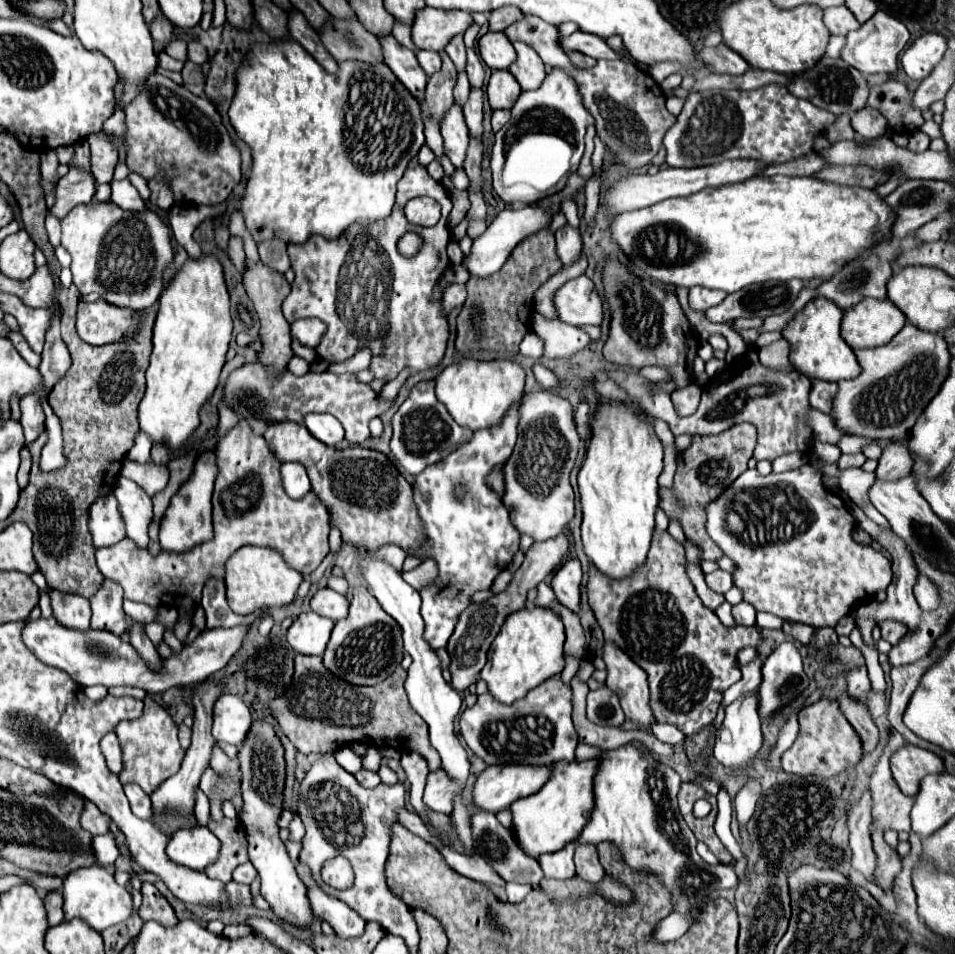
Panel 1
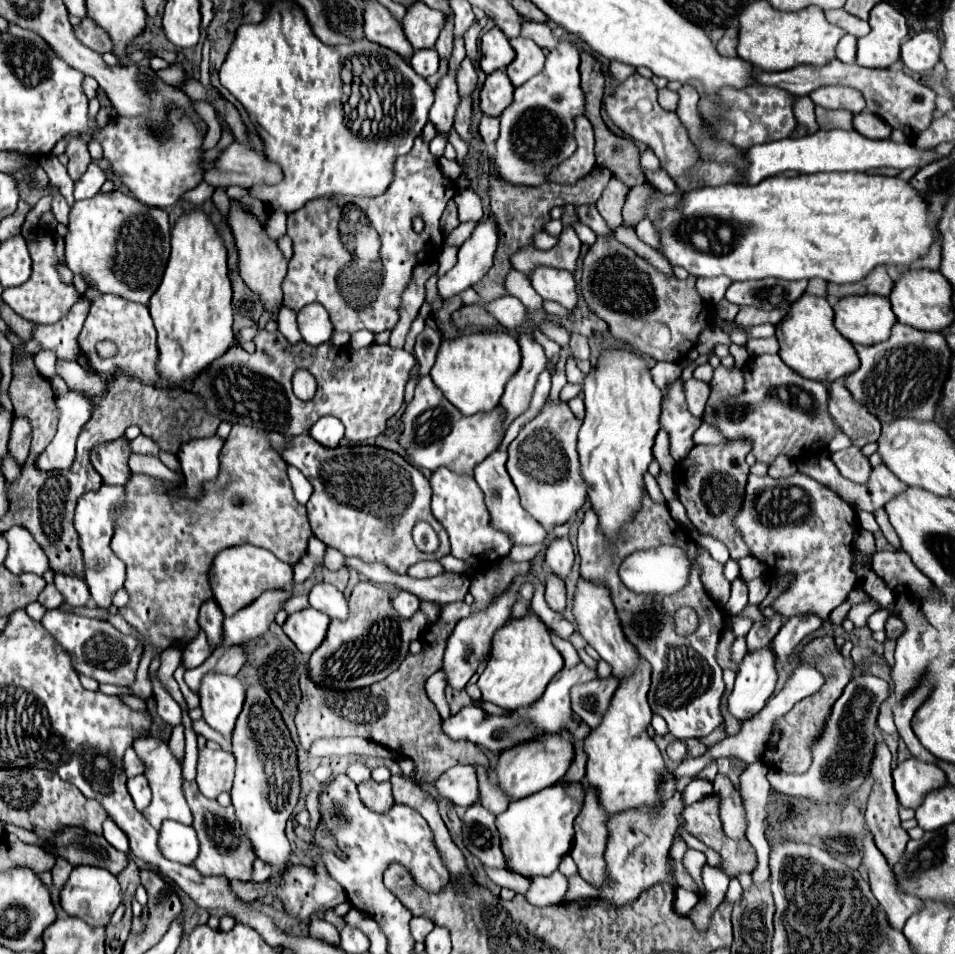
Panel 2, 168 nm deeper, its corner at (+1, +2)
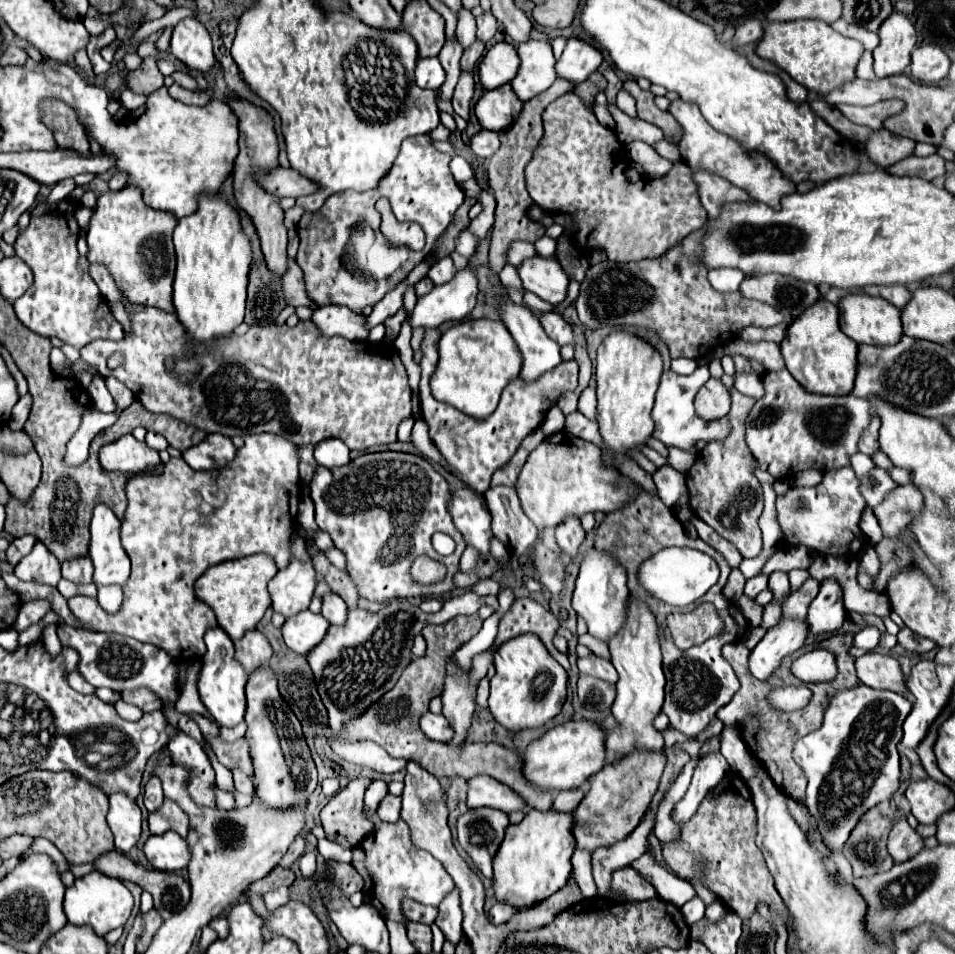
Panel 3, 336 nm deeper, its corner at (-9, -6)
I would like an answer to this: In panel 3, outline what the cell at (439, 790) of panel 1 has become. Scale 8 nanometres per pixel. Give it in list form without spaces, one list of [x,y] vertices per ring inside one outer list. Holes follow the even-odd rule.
[[[474,776],[470,778],[468,788],[468,808],[500,808],[502,812],[510,814],[512,810],[524,810],[526,802],[514,794],[506,784],[490,778],[490,776]]]

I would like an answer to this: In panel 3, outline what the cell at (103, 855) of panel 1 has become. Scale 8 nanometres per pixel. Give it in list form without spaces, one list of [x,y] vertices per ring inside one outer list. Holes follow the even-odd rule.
[[[126,792],[110,794],[110,810],[108,810],[108,826],[114,834],[116,848],[122,852],[130,852],[130,848],[140,838],[142,826],[142,812]]]

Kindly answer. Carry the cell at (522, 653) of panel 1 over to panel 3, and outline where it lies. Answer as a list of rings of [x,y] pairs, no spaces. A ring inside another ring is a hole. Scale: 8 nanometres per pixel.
[[[530,634],[506,640],[494,654],[496,674],[490,680],[488,708],[494,720],[508,732],[520,732],[526,728],[540,728],[556,714],[560,714],[566,700],[566,670],[546,652],[546,646]]]

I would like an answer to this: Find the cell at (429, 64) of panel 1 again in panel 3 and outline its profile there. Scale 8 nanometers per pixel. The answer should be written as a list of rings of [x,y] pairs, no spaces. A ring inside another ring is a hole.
[[[420,58],[416,66],[416,84],[420,88],[438,90],[444,84],[446,72],[438,58]]]

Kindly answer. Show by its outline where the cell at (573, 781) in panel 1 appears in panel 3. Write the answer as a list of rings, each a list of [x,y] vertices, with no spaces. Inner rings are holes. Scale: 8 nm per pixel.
[[[530,810],[520,824],[510,824],[492,862],[496,900],[516,908],[528,908],[564,888],[572,872],[570,858],[576,848],[574,836],[570,836],[570,826],[572,814],[554,810]]]

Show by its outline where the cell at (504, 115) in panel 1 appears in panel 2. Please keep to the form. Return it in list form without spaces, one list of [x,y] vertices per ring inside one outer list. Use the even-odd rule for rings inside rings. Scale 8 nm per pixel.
[[[484,116],[480,122],[480,134],[484,144],[494,144],[500,132],[500,118],[496,116]]]

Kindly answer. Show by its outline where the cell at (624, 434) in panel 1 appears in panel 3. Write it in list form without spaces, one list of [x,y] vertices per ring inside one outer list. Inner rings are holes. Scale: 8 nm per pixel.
[[[616,330],[608,334],[602,344],[598,346],[598,356],[596,356],[596,394],[598,394],[598,426],[600,434],[604,438],[604,450],[602,450],[602,460],[606,466],[612,464],[614,452],[626,452],[628,448],[638,448],[638,444],[646,444],[646,438],[652,436],[654,432],[654,422],[650,418],[650,412],[654,408],[654,396],[656,388],[662,376],[662,356],[660,352],[650,346],[646,340],[634,336],[632,332],[626,330]]]

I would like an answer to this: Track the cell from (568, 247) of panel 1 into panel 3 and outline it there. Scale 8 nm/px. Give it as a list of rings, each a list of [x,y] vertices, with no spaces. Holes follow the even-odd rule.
[[[542,236],[540,240],[534,242],[534,248],[536,248],[536,252],[538,252],[540,256],[552,258],[552,256],[554,256],[554,250],[556,250],[556,240],[552,240],[552,238],[548,238],[548,236]]]

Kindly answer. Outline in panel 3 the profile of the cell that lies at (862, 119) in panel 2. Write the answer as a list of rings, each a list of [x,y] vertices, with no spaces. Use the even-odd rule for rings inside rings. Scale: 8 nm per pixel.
[[[878,130],[870,136],[866,144],[866,156],[876,164],[878,168],[888,168],[896,164],[896,160],[902,160],[914,152],[916,142],[896,136],[888,130]]]

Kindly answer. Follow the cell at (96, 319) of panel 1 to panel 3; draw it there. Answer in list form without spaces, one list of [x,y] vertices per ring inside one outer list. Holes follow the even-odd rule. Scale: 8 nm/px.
[[[146,306],[146,308],[140,308],[134,316],[130,316],[130,322],[132,322],[132,330],[134,330],[134,338],[124,338],[122,344],[114,344],[114,342],[108,342],[108,340],[96,340],[94,344],[88,344],[84,346],[80,352],[82,352],[82,360],[86,360],[88,364],[96,366],[98,372],[102,376],[114,376],[118,378],[120,382],[124,382],[132,392],[134,392],[134,398],[140,400],[144,404],[144,408],[148,408],[150,412],[156,412],[156,414],[168,414],[176,420],[182,420],[190,426],[196,426],[204,432],[220,432],[224,436],[248,436],[248,434],[262,434],[262,432],[272,432],[272,434],[282,434],[286,436],[288,440],[292,440],[294,444],[298,446],[304,446],[304,444],[312,444],[316,446],[318,442],[322,440],[328,440],[328,438],[340,438],[350,450],[366,450],[374,444],[392,444],[398,440],[396,436],[396,430],[398,430],[398,424],[402,420],[406,420],[408,416],[412,416],[412,406],[410,406],[410,386],[408,386],[408,374],[406,374],[406,368],[398,356],[398,350],[392,346],[392,344],[386,344],[386,342],[352,342],[352,340],[346,340],[342,336],[324,336],[318,326],[312,322],[312,320],[300,320],[296,326],[276,326],[276,324],[270,324],[270,326],[252,326],[246,334],[242,336],[236,336],[236,334],[230,334],[226,336],[224,340],[212,340],[210,344],[194,344],[192,350],[196,356],[188,358],[188,360],[176,360],[178,354],[182,350],[188,348],[188,338],[186,338],[186,330],[182,328],[180,320],[176,320],[174,314],[170,312],[164,312],[164,310],[158,310],[158,308],[152,308],[152,306]],[[114,352],[120,352],[124,356],[124,364],[118,366],[116,370],[108,370],[106,368],[106,360],[114,354]],[[394,352],[396,352],[396,366],[394,366]],[[168,356],[174,356],[174,374],[166,374],[164,370],[164,360]],[[198,374],[198,380],[188,384],[188,380]]]

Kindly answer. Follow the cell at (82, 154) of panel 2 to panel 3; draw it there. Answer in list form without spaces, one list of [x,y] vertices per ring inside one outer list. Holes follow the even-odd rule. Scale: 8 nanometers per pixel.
[[[46,100],[42,106],[42,122],[52,128],[60,148],[88,152],[90,144],[76,112],[62,100]]]

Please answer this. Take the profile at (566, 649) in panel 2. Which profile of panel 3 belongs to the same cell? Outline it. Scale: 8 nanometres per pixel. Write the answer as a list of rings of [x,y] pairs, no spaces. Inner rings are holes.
[[[516,598],[514,604],[510,606],[510,610],[498,622],[498,634],[496,634],[492,648],[502,644],[504,640],[510,640],[514,636],[530,632],[530,634],[536,634],[542,640],[542,644],[548,648],[548,652],[554,656],[554,660],[562,668],[570,670],[568,656],[560,654],[552,644],[552,638],[554,638],[558,626],[560,626],[558,618],[550,610],[546,610],[542,604],[538,604],[536,600]]]

